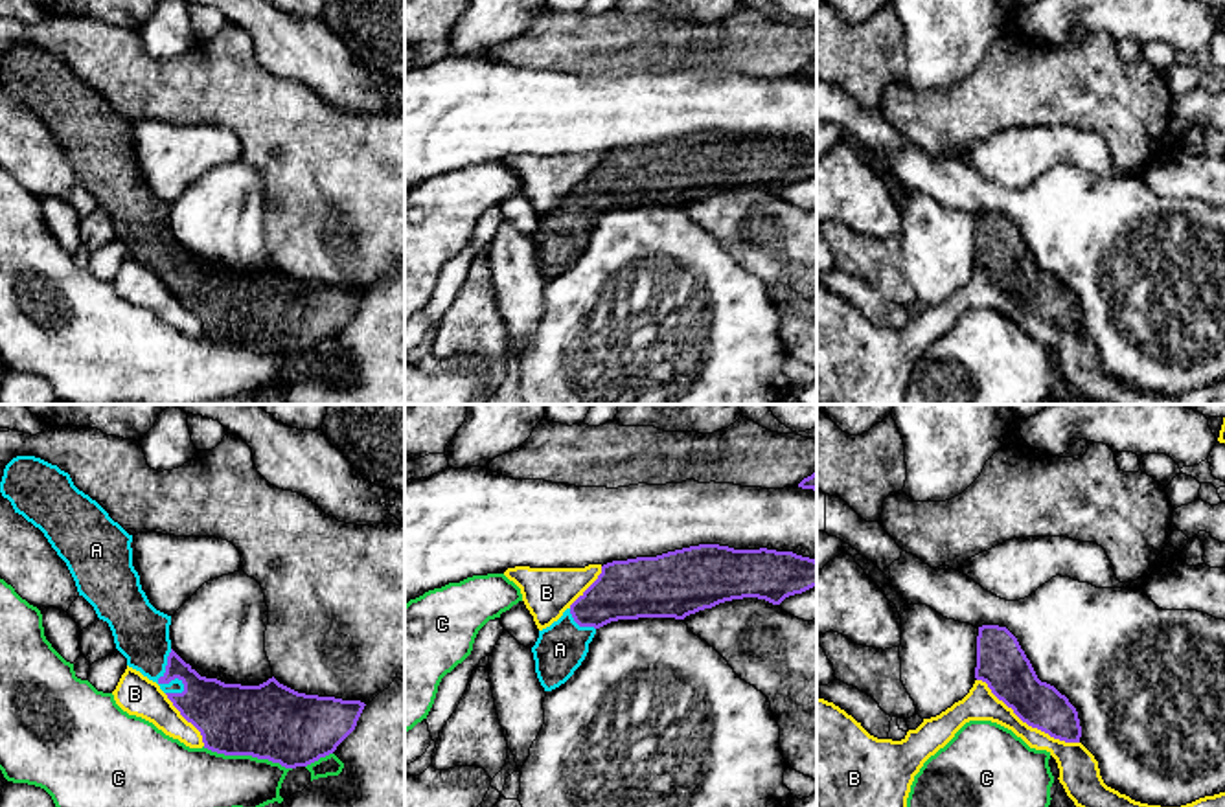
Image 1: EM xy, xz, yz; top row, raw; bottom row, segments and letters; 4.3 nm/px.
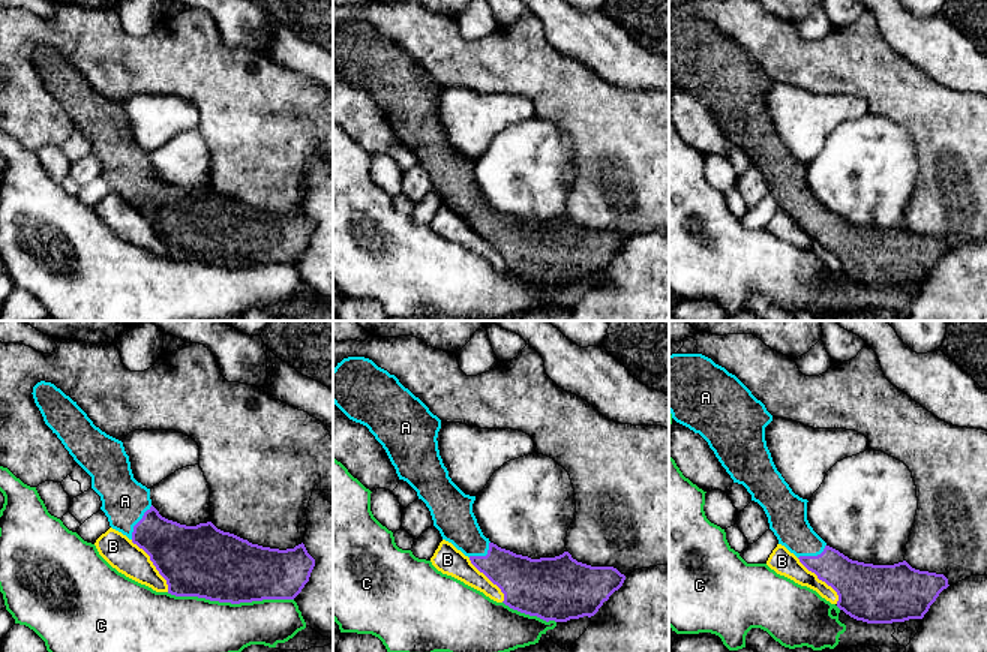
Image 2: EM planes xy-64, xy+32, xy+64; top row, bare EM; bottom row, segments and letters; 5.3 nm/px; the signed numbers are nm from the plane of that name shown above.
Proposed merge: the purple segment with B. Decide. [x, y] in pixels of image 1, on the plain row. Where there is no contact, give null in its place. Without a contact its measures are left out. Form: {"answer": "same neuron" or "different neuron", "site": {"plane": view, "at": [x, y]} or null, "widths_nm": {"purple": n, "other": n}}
{"answer": "different neuron", "site": {"plane": "yz", "at": [1027, 311]}, "widths_nm": {"purple": 220, "other": 140}}

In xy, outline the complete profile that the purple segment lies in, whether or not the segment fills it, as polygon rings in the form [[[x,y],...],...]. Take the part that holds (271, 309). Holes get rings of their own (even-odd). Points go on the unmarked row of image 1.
[[[17,44],[6,57],[0,81],[15,101],[39,116],[57,143],[66,151],[79,184],[107,210],[116,237],[127,254],[156,270],[180,303],[202,324],[204,336],[224,344],[252,344],[285,357],[307,355],[337,338],[355,318],[364,298],[361,289],[342,289],[298,281],[274,265],[259,274],[224,272],[200,265],[173,237],[171,204],[156,199],[140,173],[132,154],[132,123],[129,123],[88,83],[79,79],[70,63],[35,44]]]

